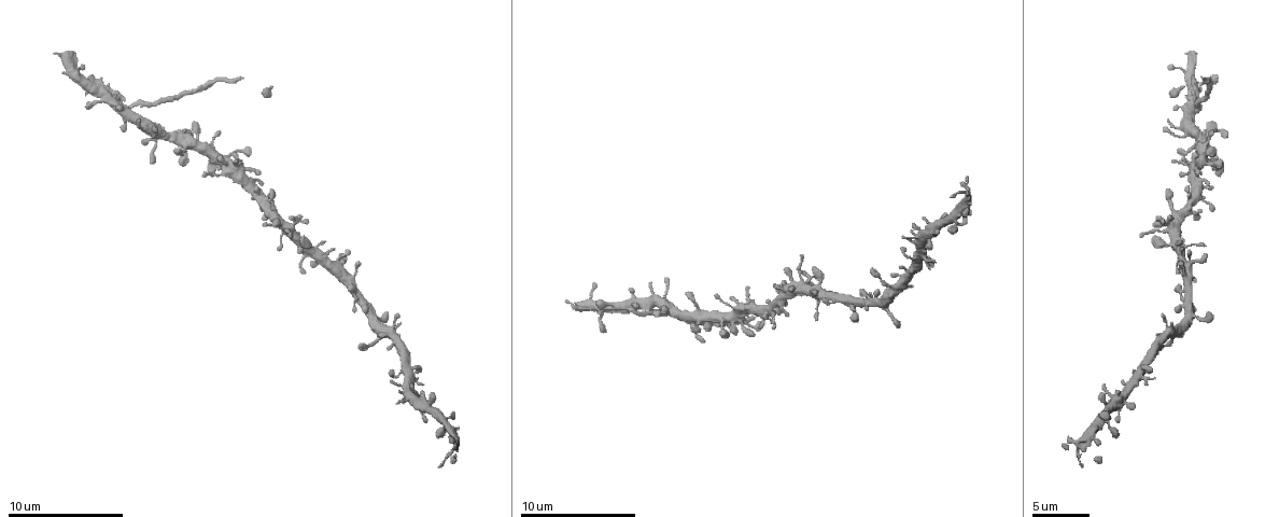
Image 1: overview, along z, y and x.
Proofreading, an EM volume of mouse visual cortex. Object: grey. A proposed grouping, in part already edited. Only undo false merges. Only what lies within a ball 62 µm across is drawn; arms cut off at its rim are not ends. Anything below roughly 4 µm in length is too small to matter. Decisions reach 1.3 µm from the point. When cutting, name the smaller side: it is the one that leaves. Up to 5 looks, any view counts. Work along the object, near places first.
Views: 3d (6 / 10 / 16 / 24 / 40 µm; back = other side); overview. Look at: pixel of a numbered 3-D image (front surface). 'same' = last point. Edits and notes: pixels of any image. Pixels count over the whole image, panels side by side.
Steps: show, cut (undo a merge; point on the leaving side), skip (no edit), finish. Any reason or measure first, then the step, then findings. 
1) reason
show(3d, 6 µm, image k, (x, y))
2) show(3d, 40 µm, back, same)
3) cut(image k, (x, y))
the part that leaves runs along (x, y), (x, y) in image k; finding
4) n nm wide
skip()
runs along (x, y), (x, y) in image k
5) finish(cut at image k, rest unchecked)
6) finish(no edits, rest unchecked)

show(3d, 10 µm, image 1, (636, 311))

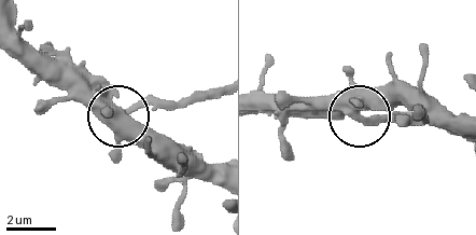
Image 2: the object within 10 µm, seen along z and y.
side arm 8 µm
cut(image 2, (145, 104))
two neurons meet here

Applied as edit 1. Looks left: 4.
arms part here
show(3d, 10 µm, image 1, (784, 294))

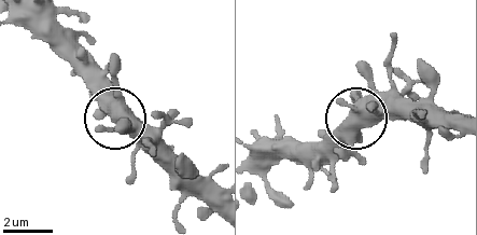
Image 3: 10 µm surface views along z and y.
zoom in
show(3d, 6 µm, image 3, (357, 123))

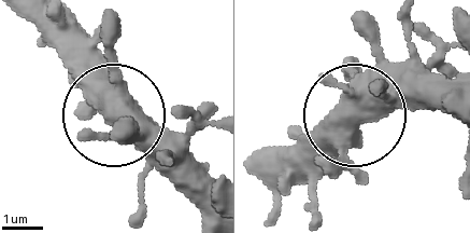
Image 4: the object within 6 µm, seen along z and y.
450 nm wide
skip()
all the same neuron

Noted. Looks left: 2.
four arms meet
show(3d, 16 µm, image 1, (894, 286))

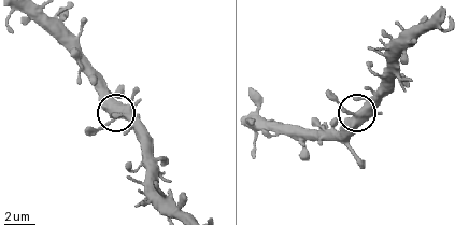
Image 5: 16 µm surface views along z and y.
470 nm wide
skip()
one neuron here

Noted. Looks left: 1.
finish(cut at image 2, rest unchecked)

